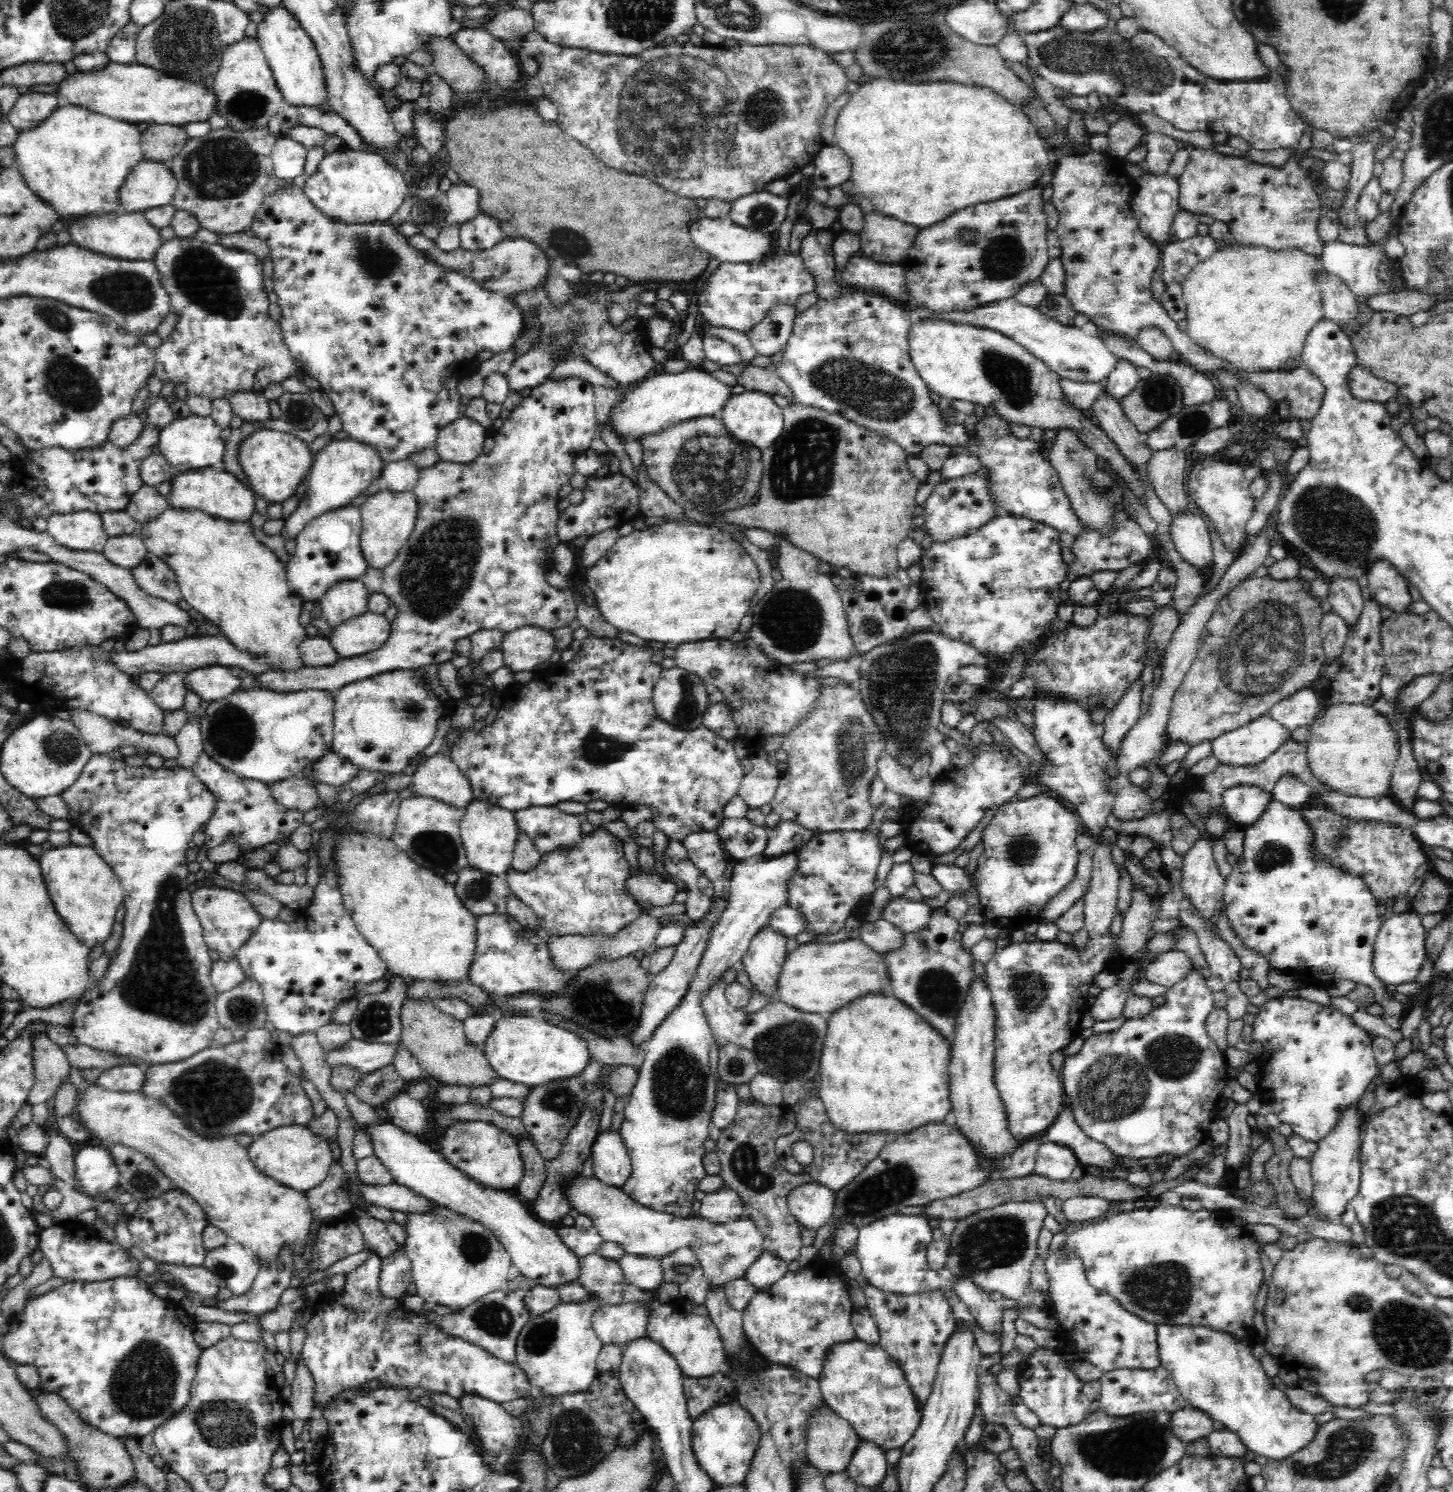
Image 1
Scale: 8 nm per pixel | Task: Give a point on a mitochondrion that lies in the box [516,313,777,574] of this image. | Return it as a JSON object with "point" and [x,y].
{"point":[708,471]}

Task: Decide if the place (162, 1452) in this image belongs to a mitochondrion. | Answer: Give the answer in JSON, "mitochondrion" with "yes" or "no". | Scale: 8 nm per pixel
{"mitochondrion":"no"}

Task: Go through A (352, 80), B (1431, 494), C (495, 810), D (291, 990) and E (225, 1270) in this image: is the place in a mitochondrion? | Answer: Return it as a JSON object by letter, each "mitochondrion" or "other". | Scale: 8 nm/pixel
{"A":"other","B":"other","C":"other","D":"other","E":"mitochondrion"}

